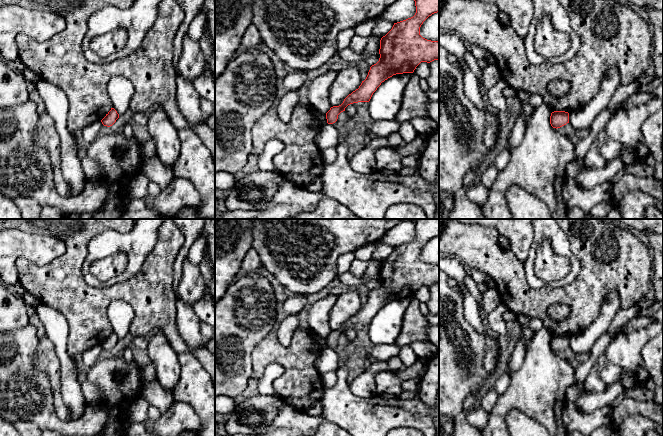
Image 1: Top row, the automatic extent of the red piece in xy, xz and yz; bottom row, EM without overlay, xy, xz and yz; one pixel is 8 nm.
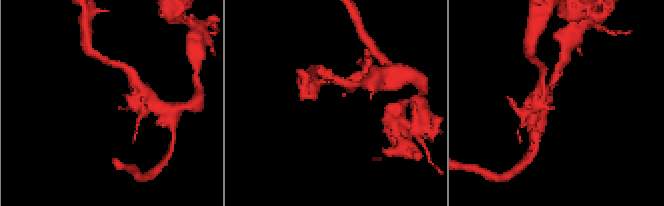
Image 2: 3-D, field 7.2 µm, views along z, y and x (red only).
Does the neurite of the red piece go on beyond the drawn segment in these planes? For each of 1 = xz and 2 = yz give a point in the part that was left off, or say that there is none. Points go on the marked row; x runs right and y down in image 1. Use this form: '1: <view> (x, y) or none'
1: none
2: none

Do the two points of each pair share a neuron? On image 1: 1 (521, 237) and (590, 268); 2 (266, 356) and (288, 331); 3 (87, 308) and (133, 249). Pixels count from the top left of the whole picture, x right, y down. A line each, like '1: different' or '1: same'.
1: different
2: different
3: different

